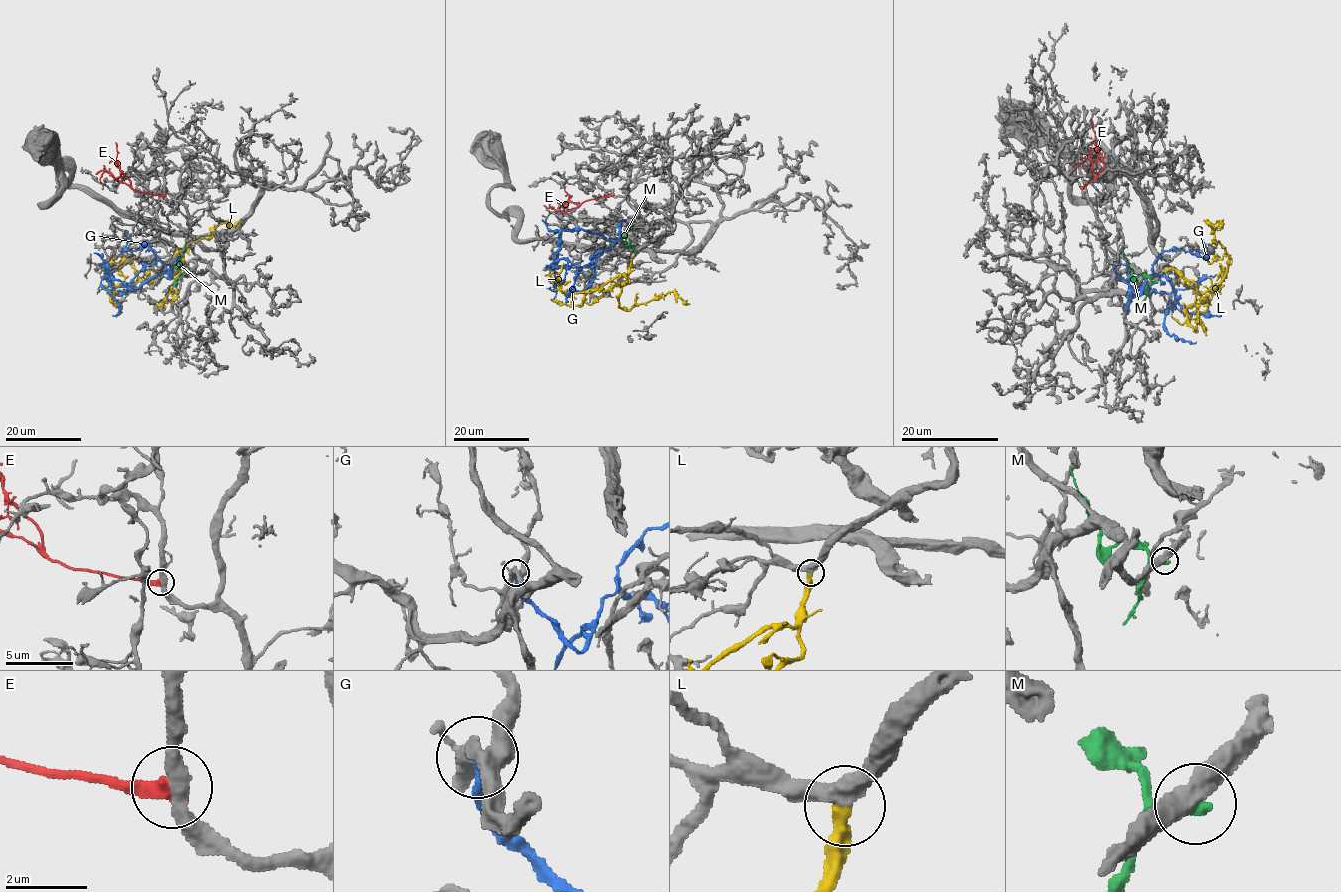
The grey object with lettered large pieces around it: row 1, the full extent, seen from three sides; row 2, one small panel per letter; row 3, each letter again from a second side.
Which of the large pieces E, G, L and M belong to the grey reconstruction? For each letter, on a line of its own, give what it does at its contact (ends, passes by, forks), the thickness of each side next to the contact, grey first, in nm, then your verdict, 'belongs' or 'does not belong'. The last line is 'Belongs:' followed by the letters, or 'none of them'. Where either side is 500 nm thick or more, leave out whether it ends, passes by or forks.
E: it ends there; 320 nm thick on the grey side, 460 nm on the other; does not belong
G: it ends there; 400 nm thick on the grey side, 280 nm on the other; does not belong
L: it ends there; 440 nm thick on the grey side, 420 nm on the other; belongs
M: 500 nm thick on the grey side, 320 nm on the other; does not belong
Belongs: L

